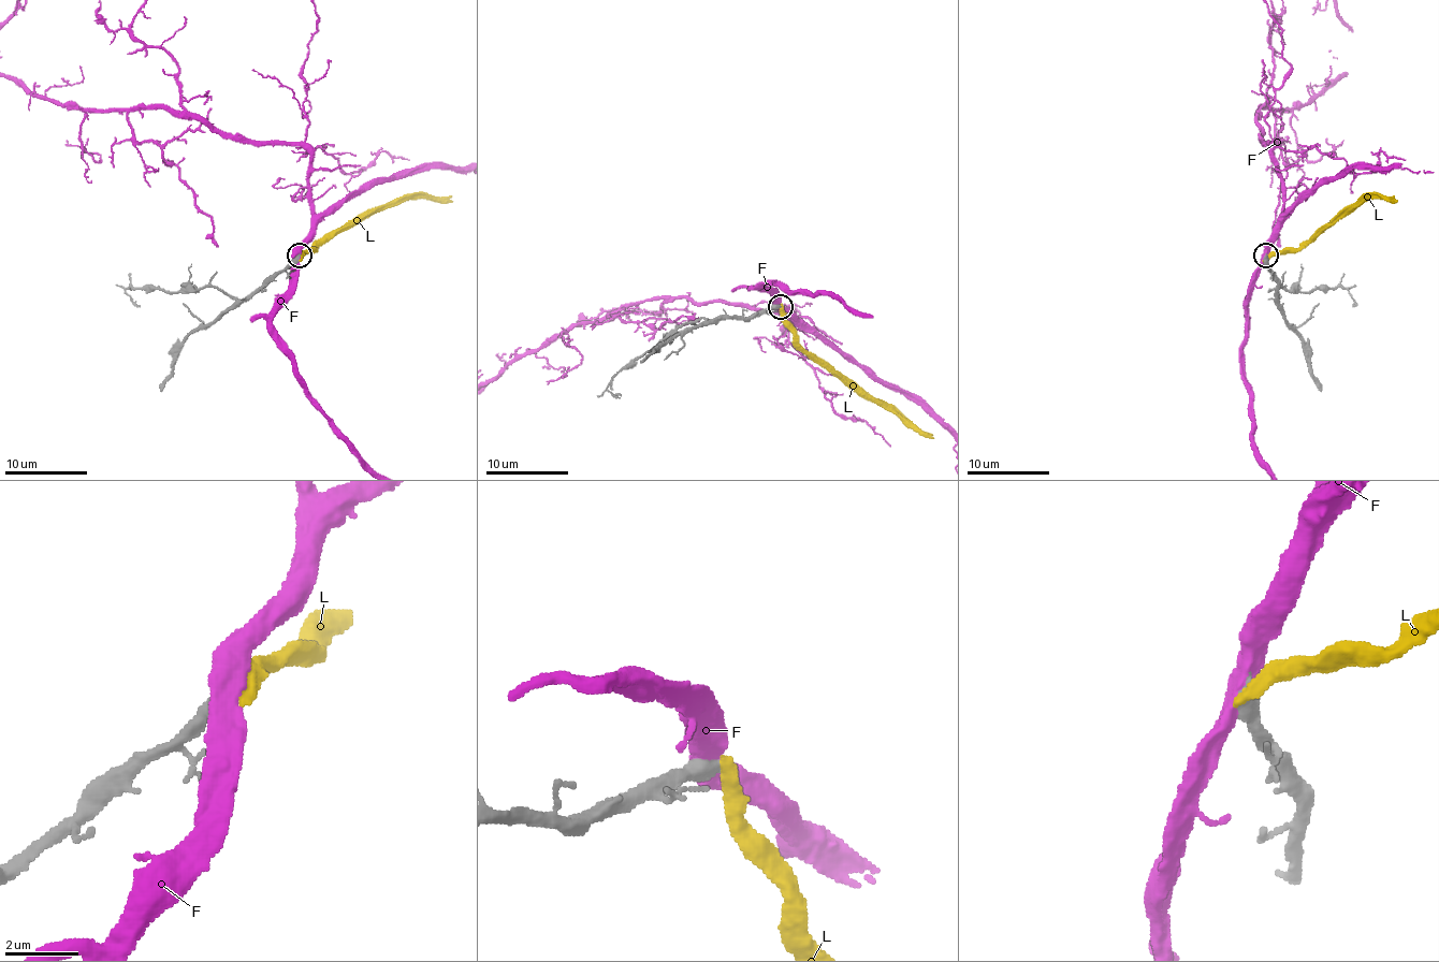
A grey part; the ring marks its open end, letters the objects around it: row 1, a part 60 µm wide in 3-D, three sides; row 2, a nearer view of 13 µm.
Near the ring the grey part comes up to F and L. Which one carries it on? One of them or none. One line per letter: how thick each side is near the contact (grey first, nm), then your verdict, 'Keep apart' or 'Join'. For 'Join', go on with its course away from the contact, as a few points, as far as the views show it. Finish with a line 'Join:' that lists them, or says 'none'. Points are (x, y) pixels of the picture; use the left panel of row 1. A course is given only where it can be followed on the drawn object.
F: Thickness 550 nm (grey) against 550 nm. Keep apart
L: Thickness 500 nm (grey) against 440 nm. Keep apart
Join: none

